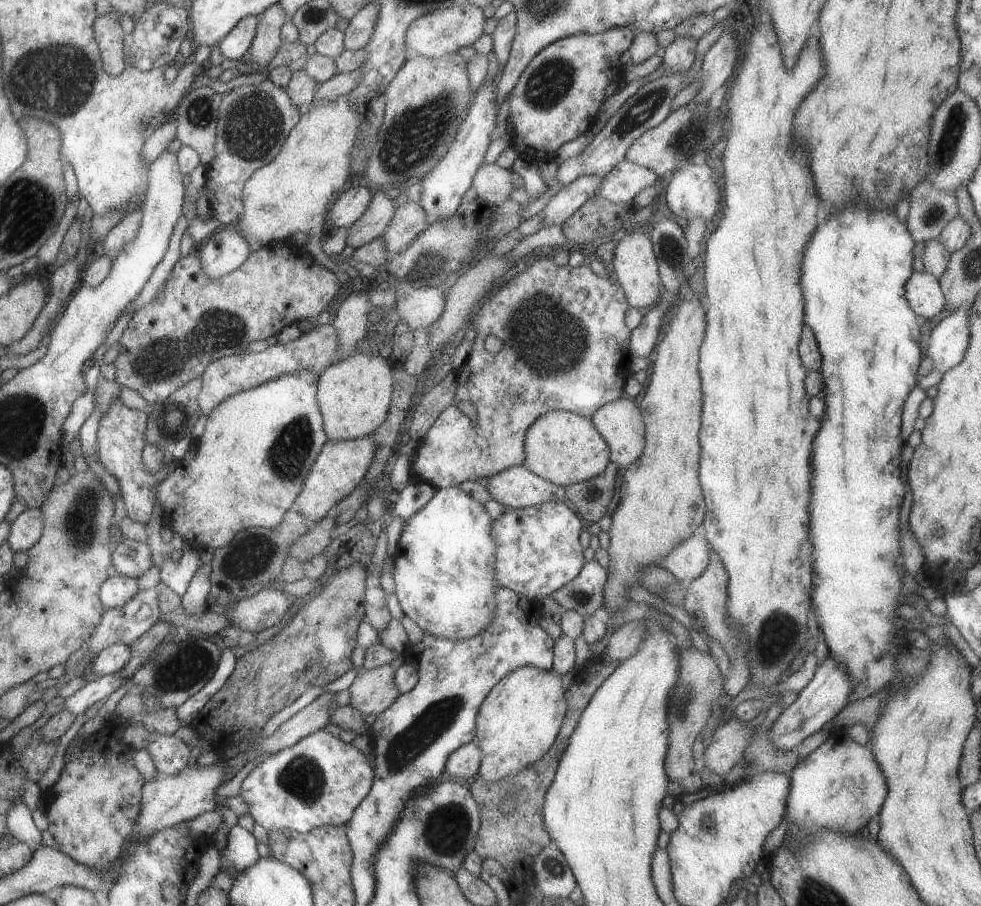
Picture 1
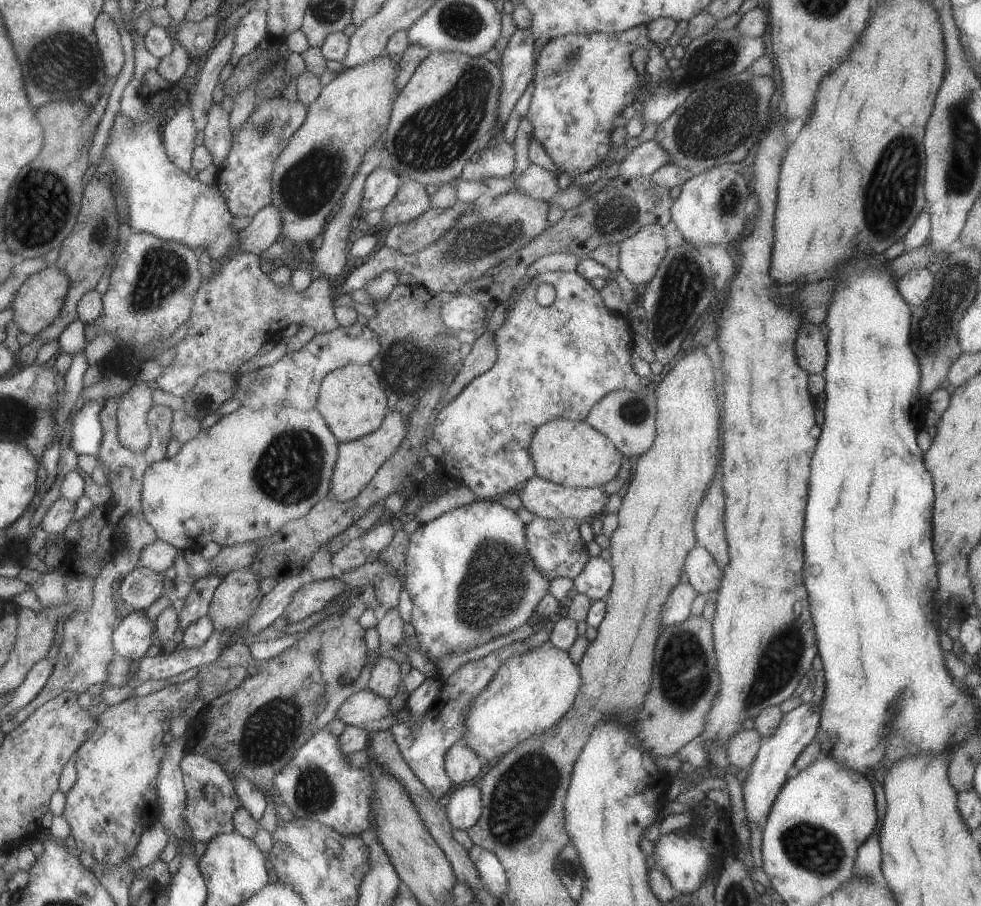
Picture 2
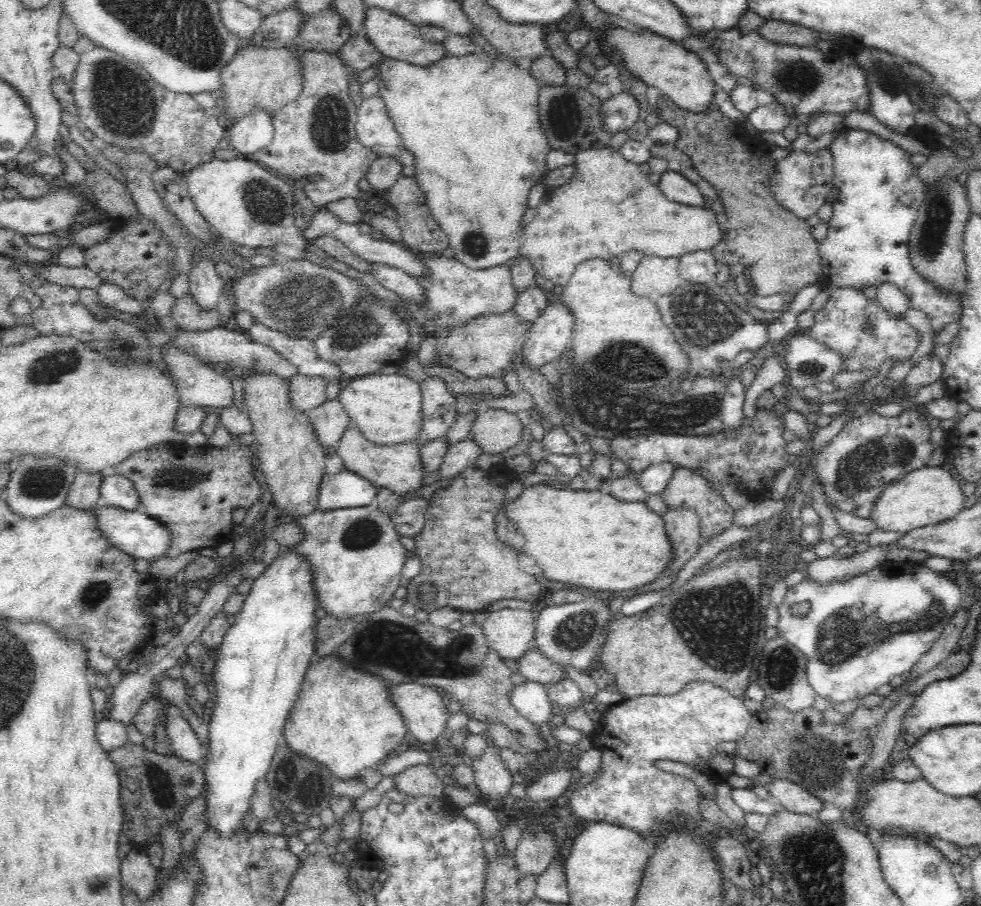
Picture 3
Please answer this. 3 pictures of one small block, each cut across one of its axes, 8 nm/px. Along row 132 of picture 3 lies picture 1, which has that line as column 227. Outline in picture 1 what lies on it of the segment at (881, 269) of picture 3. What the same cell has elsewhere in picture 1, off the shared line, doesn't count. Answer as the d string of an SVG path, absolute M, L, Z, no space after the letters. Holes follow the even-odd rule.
M235 824L228 830L225 847L218 852L219 871L228 874L232 880L249 866L256 863L257 841L242 826Z

